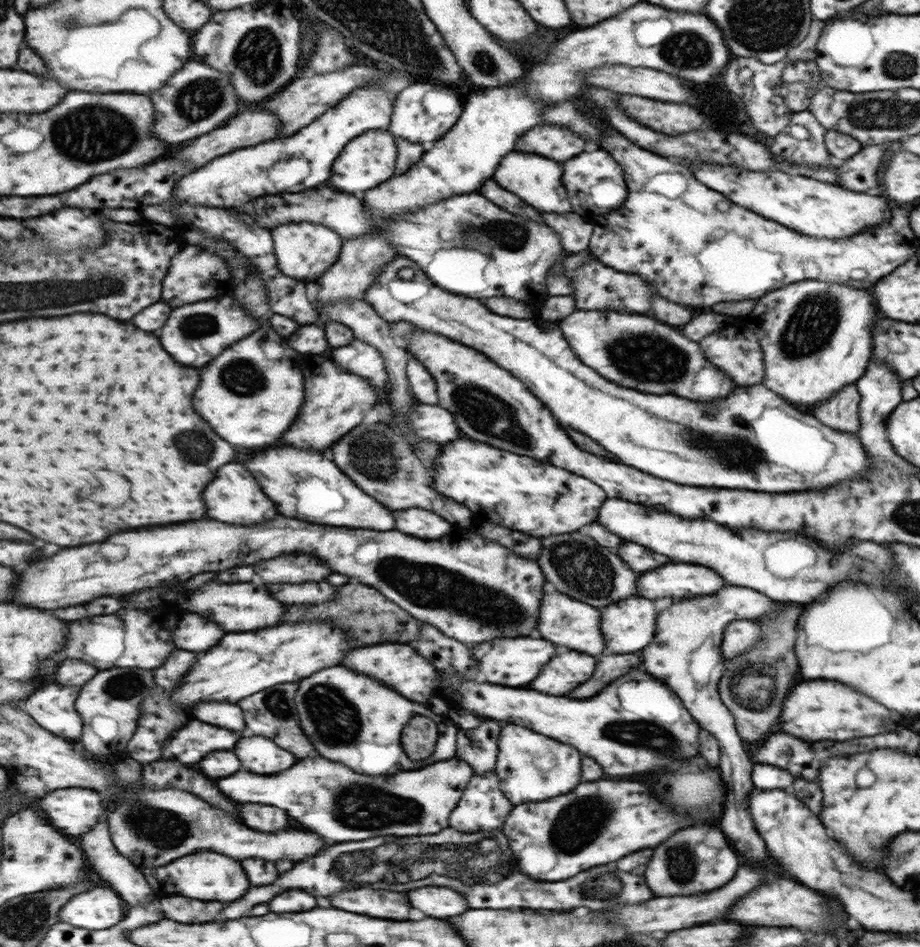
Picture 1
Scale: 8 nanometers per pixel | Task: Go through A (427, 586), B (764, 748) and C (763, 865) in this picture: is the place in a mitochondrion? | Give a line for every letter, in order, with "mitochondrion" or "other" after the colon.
A: mitochondrion
B: other
C: other

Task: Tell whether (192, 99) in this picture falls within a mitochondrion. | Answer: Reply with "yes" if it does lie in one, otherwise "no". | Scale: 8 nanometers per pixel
yes

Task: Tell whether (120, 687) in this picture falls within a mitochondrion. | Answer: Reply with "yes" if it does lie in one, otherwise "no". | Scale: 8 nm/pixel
yes

